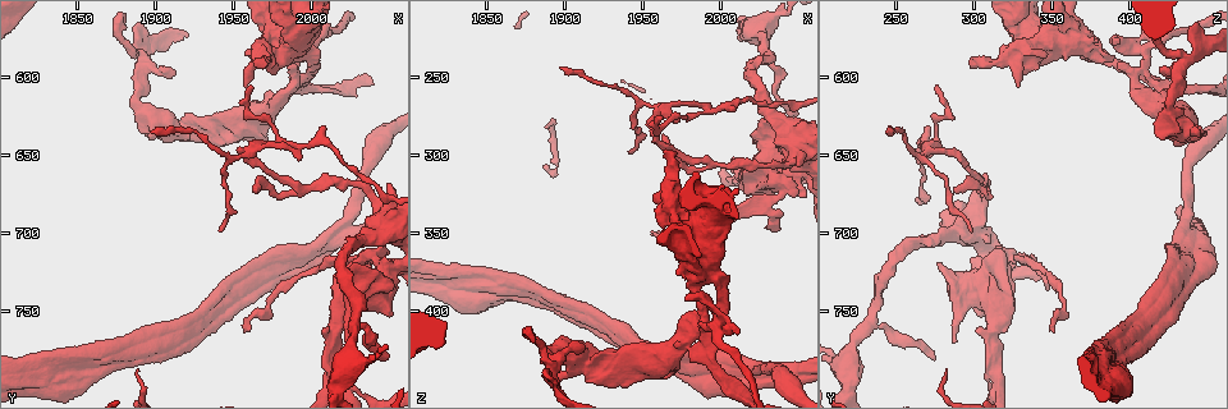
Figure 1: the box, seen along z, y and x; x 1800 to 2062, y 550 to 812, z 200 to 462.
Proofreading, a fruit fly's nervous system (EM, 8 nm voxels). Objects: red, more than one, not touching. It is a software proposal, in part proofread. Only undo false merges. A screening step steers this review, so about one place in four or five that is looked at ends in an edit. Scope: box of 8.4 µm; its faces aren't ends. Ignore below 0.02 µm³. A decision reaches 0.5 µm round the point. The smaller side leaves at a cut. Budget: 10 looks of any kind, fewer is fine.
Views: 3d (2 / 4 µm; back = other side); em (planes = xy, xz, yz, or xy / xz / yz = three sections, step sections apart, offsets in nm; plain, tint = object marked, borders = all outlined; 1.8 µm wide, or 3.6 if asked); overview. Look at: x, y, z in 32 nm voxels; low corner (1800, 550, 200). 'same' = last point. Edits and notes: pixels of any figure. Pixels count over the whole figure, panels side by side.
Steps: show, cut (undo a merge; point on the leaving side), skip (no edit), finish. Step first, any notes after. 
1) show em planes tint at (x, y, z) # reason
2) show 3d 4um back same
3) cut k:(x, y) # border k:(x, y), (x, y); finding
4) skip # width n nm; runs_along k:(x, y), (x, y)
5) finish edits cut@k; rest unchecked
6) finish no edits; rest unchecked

show 3d 4um at (1892, 588, 434)

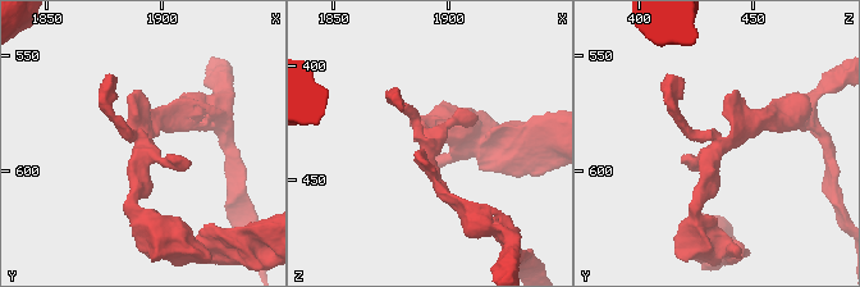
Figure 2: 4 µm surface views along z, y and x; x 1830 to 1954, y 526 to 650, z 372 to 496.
show em planes tint at (1892, 591, 434)

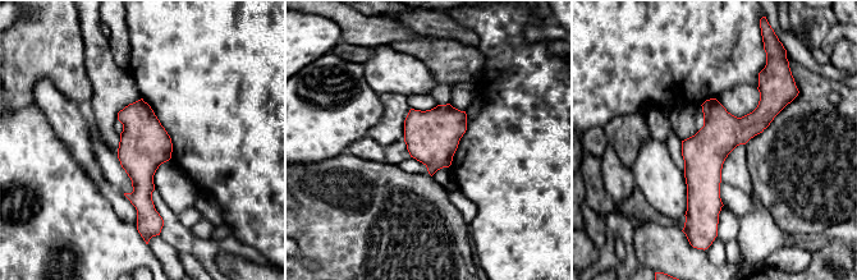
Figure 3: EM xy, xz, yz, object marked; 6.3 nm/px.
skip # width 260 nm; runs_along 3:(761, 83), (765, 108), (709, 160), (709, 220); all the same neuron

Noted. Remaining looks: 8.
show em yz step 4 borders at (2022, 702, 438)

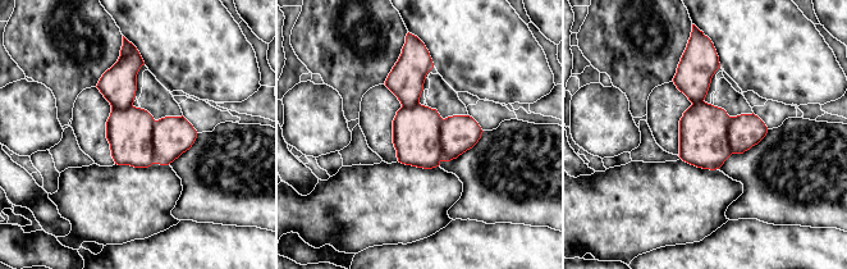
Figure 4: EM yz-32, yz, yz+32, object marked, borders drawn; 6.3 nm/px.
cut 4:(118, 85) # width 340 nm; border 4:(132, 105), (124, 109), (111, 109); a second neuron is stuck on

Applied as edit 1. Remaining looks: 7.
show overview

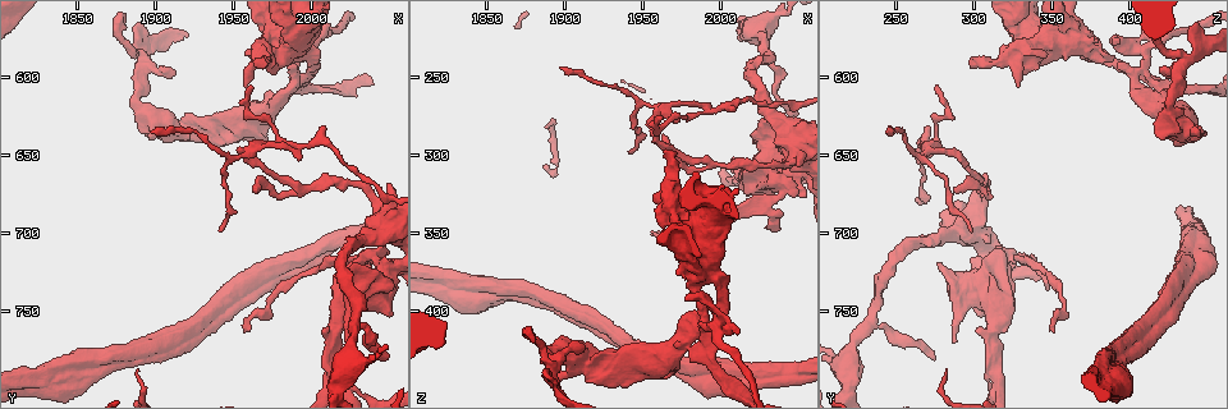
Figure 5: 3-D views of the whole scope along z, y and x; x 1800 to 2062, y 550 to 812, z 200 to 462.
show em xz step 8 tint at (1960, 648, 274) # abrupt turn

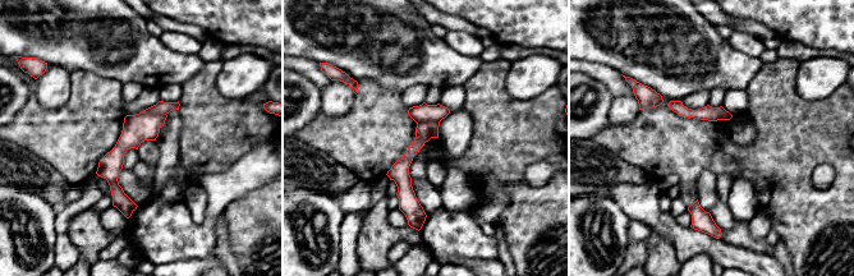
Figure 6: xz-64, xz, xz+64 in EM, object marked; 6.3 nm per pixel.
show em planes borders same

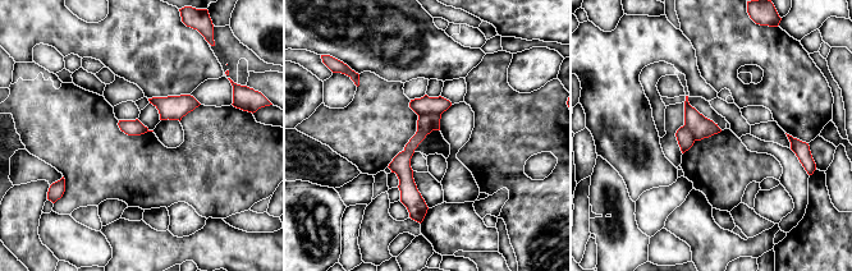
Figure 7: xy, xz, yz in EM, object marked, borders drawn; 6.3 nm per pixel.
cut 7:(425, 105) # border 7:(440, 113), (421, 113), (418, 115); a second neuron is stuck on

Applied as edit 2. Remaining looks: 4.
show overview

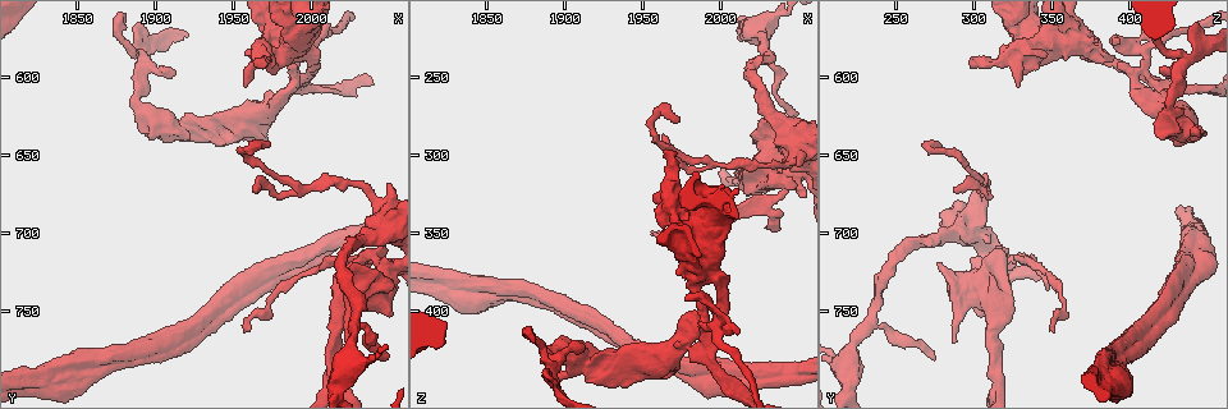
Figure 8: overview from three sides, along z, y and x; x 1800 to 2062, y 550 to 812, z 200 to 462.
show 3d 4um back at (1976, 572, 350) # small branch off a trunk

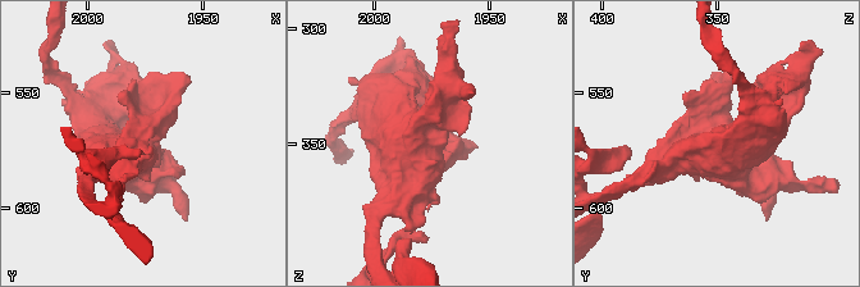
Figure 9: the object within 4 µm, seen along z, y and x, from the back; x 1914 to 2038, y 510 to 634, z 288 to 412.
show em 3.6um planes tint at (1976, 571, 351) # need the tissue

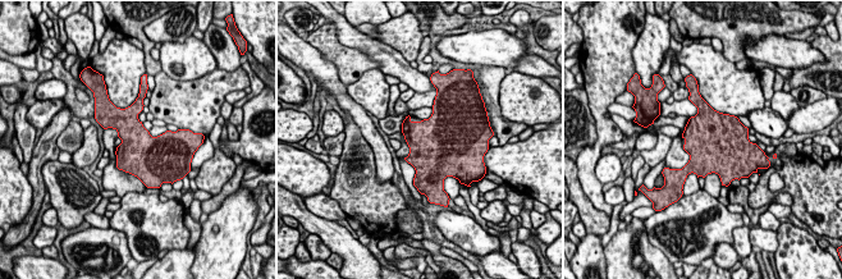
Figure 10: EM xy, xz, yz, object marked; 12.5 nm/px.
skip # width 550 nm; one neuron here

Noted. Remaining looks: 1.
finish edits cut@4, cut@7; rest unchecked

